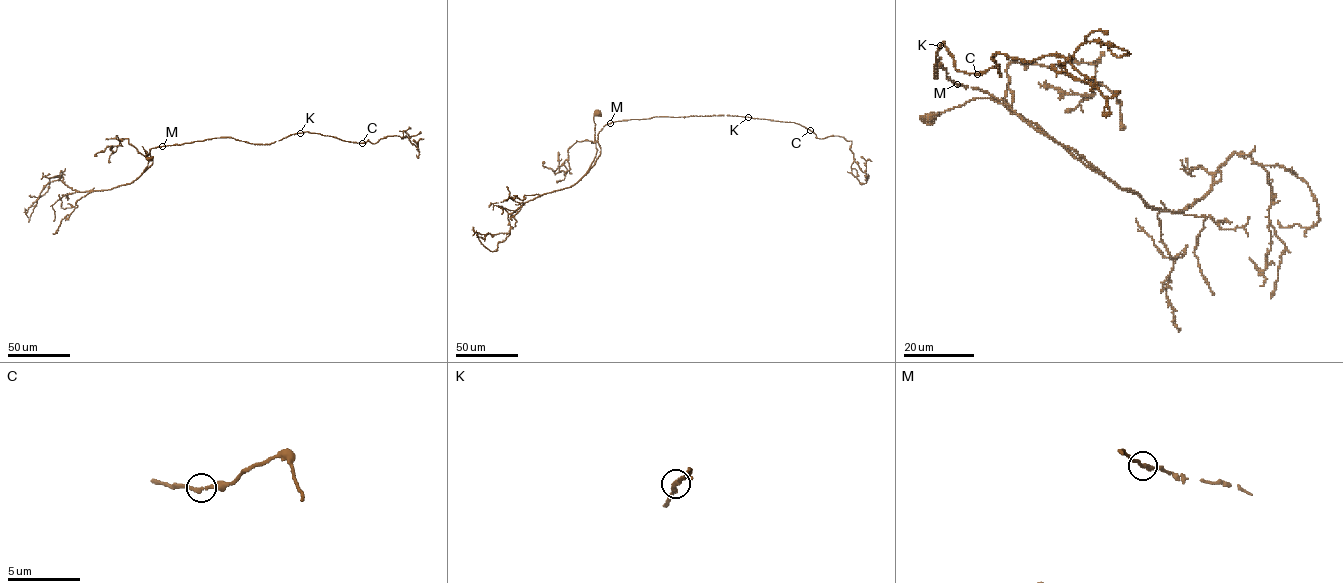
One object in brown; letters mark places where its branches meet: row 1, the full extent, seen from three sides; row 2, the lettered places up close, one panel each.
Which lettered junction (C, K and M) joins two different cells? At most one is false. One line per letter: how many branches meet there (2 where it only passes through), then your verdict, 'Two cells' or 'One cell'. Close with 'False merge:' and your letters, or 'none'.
C: Branches: 2. One cell
K: Branches: 2. One cell
M: Branches: 2. One cell
False merge: none

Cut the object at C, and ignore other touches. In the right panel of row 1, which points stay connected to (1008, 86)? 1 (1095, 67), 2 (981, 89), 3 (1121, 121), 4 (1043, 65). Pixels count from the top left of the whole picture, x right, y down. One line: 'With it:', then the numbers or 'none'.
With it: 1, 2, 3, 4

